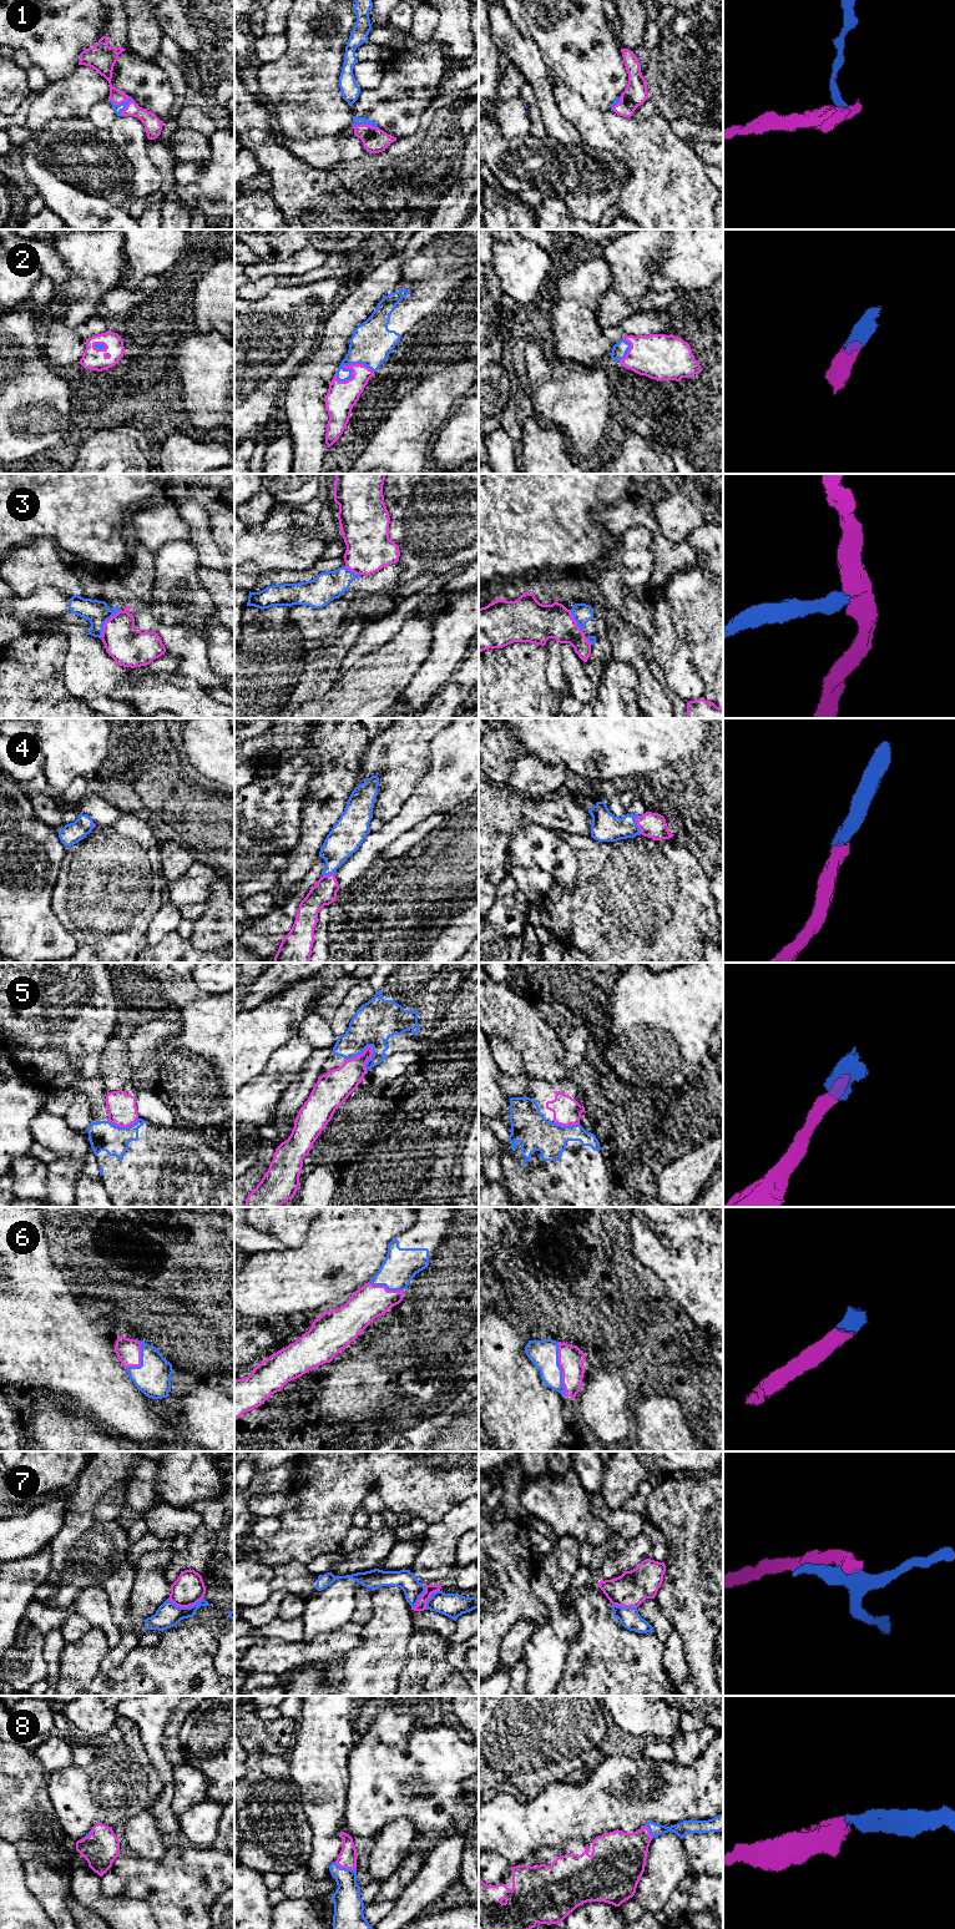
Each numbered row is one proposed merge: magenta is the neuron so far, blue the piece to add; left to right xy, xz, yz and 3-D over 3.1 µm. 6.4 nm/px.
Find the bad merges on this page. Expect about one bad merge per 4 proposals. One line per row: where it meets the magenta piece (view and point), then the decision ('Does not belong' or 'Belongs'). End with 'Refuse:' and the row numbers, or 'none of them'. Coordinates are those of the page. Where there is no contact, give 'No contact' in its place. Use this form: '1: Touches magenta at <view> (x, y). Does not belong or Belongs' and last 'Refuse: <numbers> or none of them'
1: Touches magenta at xy (121, 102). Belongs
2: Touches magenta at xz (343, 367). Belongs
3: Touches magenta at xy (105, 622). Does not belong
4: Touches magenta at yz (636, 822). Belongs
5: Touches magenta at xz (359, 1055). Does not belong
6: Touches magenta at yz (561, 1368). Belongs
7: Touches magenta at xy (186, 1606). Does not belong
8: Touches magenta at xz (345, 1868). Belongs
Refuse: 3, 5, 7

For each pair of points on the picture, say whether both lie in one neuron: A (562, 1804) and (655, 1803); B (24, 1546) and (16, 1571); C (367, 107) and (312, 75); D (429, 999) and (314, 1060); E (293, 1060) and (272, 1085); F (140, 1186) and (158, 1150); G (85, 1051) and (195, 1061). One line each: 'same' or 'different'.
A: same
B: different
C: different
D: different
E: same
F: same
G: different

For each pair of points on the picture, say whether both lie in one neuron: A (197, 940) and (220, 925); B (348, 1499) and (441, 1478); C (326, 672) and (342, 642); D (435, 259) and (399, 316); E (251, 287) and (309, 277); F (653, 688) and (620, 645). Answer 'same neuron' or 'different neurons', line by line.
A: same neuron
B: same neuron
C: same neuron
D: same neuron
E: same neuron
F: same neuron

